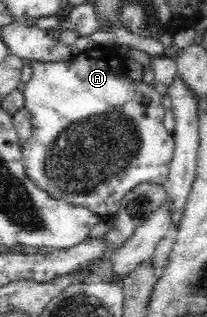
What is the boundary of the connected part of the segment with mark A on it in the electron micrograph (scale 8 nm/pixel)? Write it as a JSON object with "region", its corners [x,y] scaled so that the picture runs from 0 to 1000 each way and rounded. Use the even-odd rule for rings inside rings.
{"region":[[[551,151],[377,161],[324,192],[145,189],[155,246],[101,271],[159,391],[145,435],[101,467],[130,558],[251,625],[411,650],[498,697],[541,691],[609,612],[671,577],[802,574],[841,470],[836,429],[792,401],[783,303],[739,271],[623,246],[594,189]]]}

